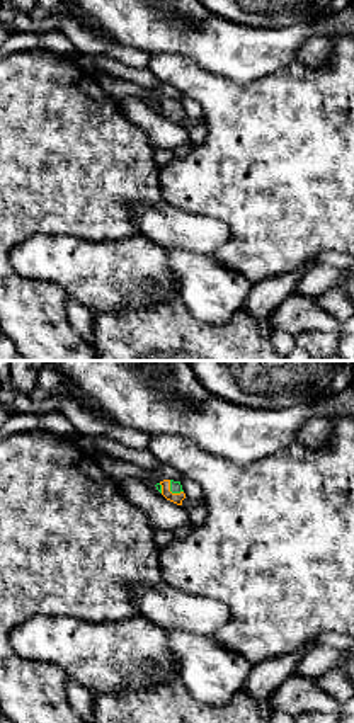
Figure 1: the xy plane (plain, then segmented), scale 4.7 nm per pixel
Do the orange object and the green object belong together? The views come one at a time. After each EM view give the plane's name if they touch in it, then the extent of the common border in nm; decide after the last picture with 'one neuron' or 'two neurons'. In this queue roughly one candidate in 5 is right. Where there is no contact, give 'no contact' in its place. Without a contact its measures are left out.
contact in xy; length 90 nm

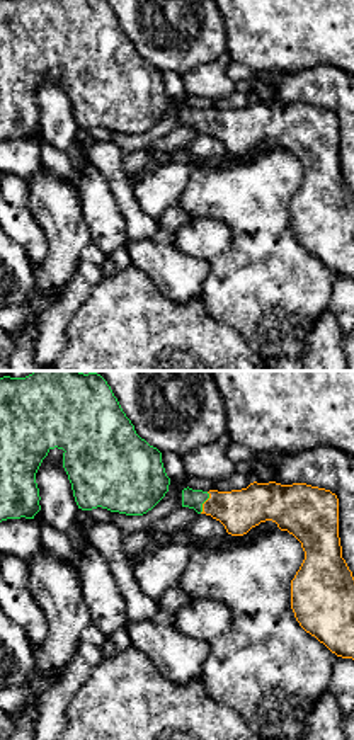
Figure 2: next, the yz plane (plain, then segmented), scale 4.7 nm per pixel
contact in yz; length 110 nm

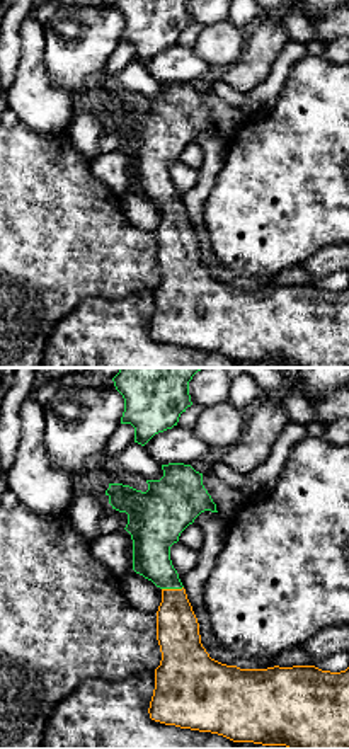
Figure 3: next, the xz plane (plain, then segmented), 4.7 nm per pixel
contact in xz; length 110 nm

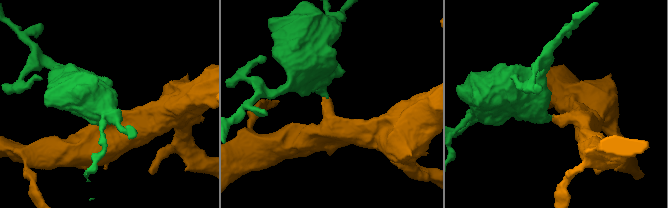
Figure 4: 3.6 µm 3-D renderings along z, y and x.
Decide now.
one neuron

